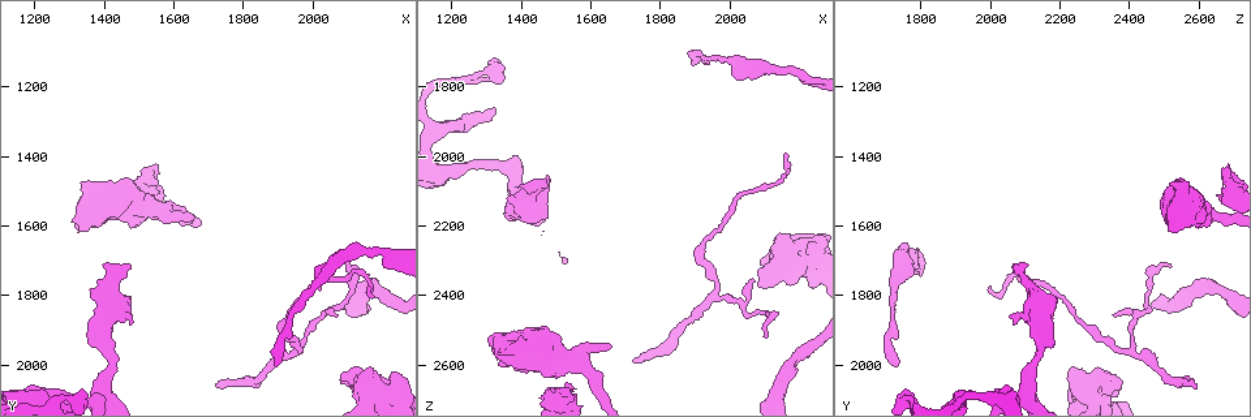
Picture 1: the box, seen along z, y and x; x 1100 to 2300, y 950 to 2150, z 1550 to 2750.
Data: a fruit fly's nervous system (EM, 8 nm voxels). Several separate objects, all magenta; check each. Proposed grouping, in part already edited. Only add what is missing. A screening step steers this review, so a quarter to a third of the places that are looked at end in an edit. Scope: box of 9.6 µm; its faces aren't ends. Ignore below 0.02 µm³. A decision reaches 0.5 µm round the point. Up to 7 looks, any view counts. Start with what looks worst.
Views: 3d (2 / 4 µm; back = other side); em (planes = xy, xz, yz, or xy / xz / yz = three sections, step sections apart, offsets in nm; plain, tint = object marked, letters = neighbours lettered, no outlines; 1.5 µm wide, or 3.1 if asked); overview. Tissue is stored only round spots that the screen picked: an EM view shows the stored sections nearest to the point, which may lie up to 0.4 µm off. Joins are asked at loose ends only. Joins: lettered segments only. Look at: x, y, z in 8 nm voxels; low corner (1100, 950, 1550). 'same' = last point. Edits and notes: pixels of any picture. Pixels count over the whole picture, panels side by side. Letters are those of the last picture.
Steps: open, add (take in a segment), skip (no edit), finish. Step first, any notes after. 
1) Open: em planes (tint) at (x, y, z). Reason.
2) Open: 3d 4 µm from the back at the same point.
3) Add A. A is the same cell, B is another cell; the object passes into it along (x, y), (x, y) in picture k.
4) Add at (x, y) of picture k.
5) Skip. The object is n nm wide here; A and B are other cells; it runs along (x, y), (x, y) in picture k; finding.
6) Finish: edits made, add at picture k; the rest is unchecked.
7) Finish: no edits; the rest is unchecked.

Open: em xy step 4 (letters) at (1730, 2050, 2590).

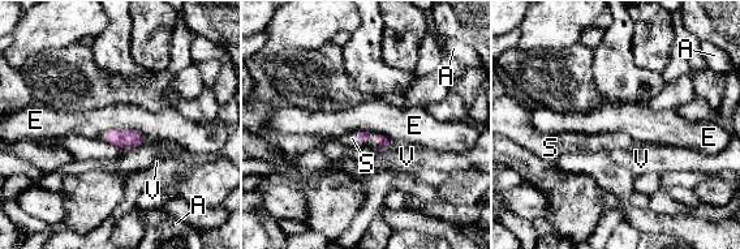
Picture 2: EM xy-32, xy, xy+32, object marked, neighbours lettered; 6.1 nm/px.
Open: em planes (letters) at the same point. Cut it another way.

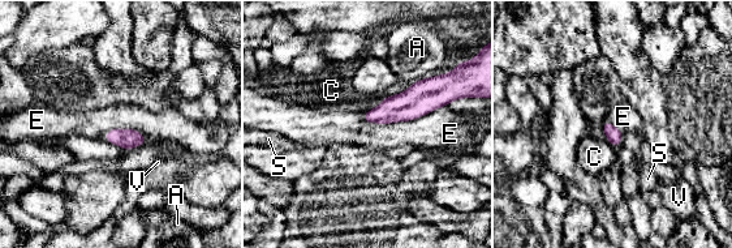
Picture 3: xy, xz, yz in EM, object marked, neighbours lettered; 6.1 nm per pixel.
Add S. The object is 100 nm wide here; S is the same cell, A, C, E and V are other cells; the object passes into it along (614, 136), (621, 139), (632, 142) in picture 3; it goes on there.

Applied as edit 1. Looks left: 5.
Open: overview.

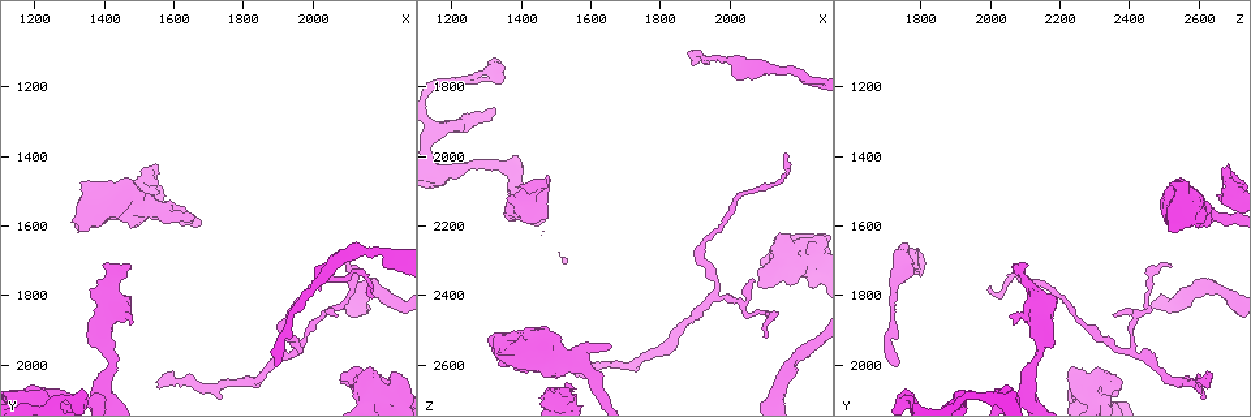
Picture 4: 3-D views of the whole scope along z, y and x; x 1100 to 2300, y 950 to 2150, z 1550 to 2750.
Open: em 3.1 µm xz step 16 (letters) at (1890, 2000, 1720). Thin end.

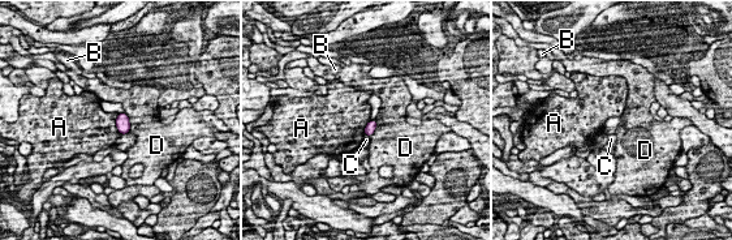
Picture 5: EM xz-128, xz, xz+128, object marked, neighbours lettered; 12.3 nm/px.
Open: em 3.1 µm planes (letters) at the same point. Cut it another way.

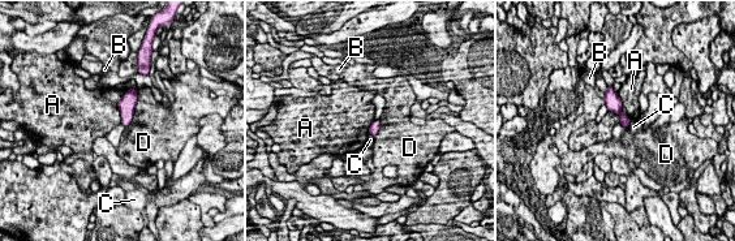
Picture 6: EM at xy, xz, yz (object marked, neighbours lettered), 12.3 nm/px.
Skip. A, B, C and D are other cells; a border runs along (617, 93), (622, 106), (620, 123) in picture 6; no lettered segment goes on from it.

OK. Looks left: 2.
Open: 3d 4 µm at (1330, 1620, 2520). An open end.

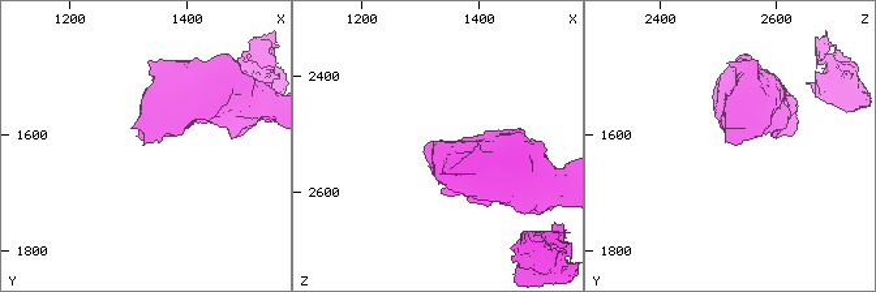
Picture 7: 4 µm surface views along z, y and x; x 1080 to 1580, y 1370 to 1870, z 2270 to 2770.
Open: em yz step 8 (letters) at (1325, 1620, 2525). Need the tissue.

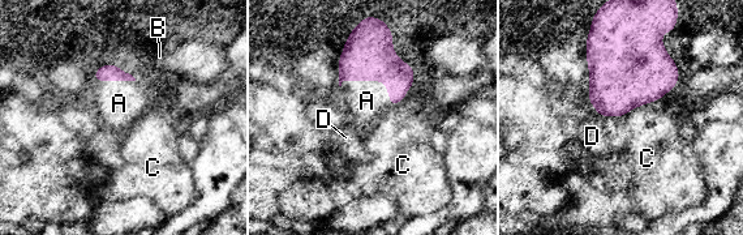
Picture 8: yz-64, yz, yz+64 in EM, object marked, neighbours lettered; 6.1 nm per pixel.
Add A. A is the same cell, B, C and D are other cells; it goes on there.

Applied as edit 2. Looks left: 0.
Finish: edits made, add at picture 3, add at picture 8; the rest is unchecked.

